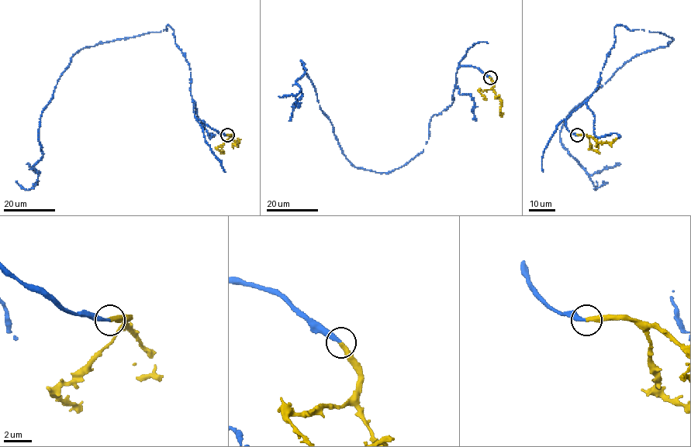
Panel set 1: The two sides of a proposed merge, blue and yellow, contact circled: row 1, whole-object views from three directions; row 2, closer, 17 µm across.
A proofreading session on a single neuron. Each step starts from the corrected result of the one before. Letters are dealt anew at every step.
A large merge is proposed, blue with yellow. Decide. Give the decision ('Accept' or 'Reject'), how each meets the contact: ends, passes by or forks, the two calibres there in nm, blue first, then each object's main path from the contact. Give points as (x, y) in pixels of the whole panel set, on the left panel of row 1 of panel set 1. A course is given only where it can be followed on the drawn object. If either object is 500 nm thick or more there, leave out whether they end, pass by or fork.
Accept. At the ring blue ends. At the ring yellow ends. Thickness 280 nm (blue) against 320 nm. Course of blue: (228, 135), (195, 115), (189, 65), (167, 25), (73, 55), (40, 116), (39, 175), (26, 163). Course of yellow: (228, 135), (231, 135), (238, 142), (238, 138)

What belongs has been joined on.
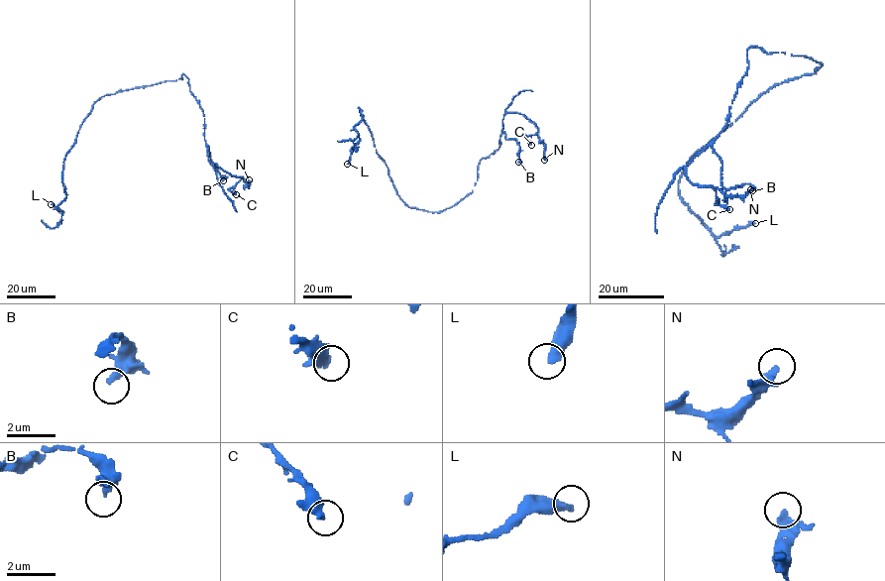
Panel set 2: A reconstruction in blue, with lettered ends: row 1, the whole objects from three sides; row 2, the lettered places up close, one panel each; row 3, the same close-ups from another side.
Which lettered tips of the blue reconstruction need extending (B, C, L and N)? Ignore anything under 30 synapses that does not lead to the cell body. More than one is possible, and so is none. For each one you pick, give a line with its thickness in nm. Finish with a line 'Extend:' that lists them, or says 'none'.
L: Thickness 360 nm
Extend: L

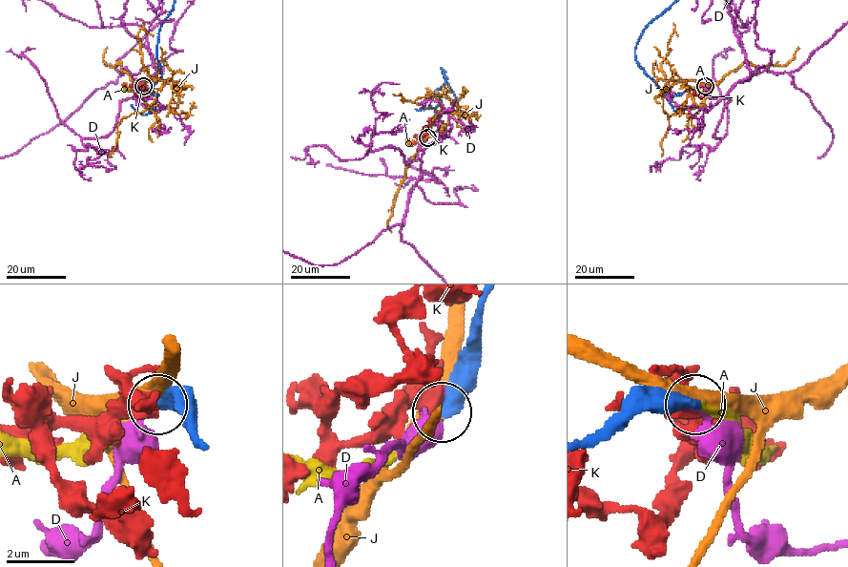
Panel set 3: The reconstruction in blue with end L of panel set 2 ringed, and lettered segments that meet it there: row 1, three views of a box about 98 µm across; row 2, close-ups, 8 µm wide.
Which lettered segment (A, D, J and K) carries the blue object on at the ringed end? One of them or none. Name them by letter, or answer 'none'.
A

